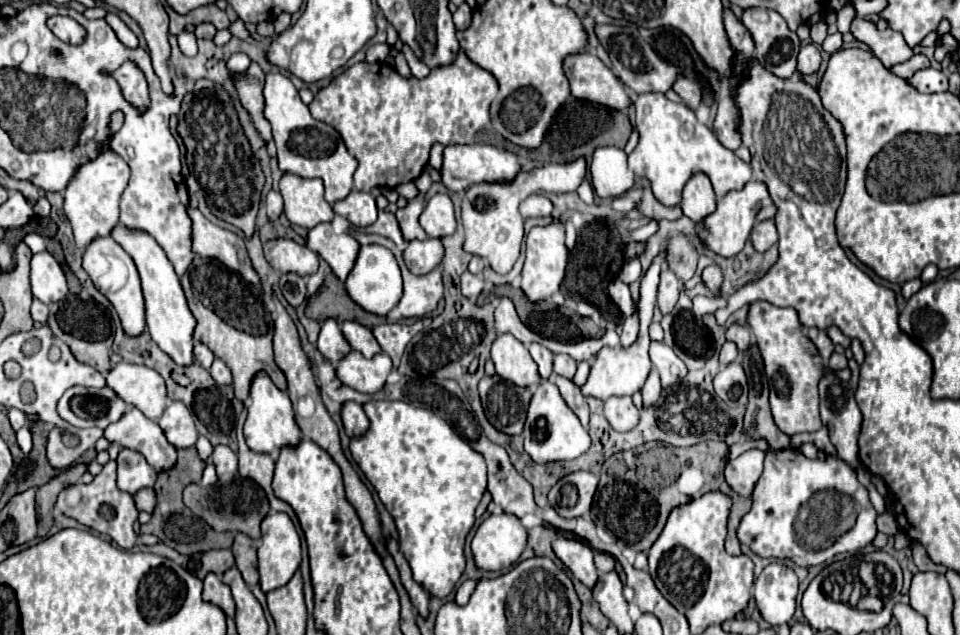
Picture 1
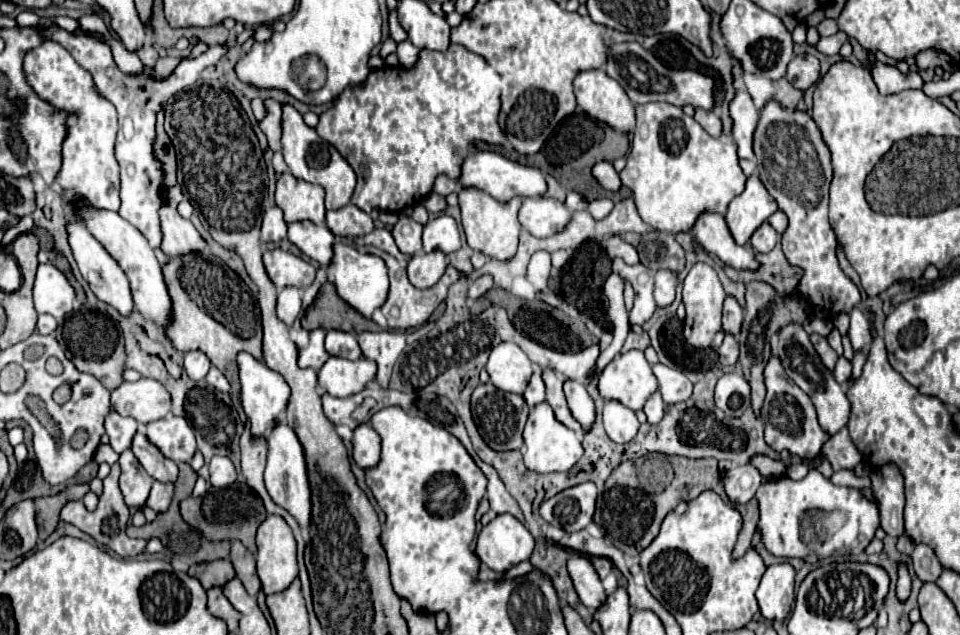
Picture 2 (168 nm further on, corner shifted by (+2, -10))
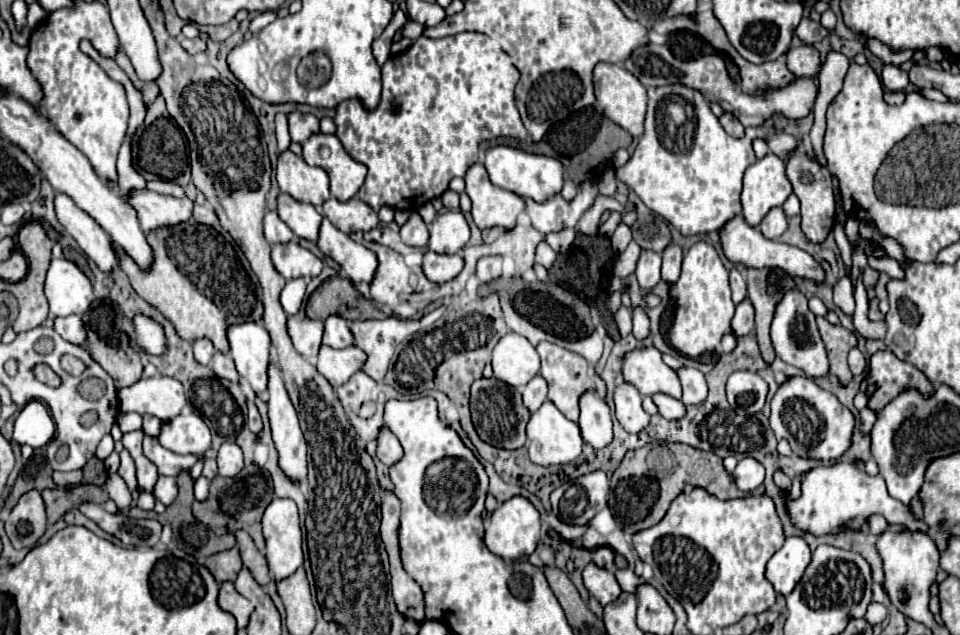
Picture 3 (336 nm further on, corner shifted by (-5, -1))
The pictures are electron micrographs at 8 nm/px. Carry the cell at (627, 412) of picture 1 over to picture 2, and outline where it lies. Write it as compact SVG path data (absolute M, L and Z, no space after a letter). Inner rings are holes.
M608 400L604 404L604 428L610 440L614 440L616 444L630 442L636 436L638 426L640 424L636 420L636 414L630 408L626 408L622 402Z

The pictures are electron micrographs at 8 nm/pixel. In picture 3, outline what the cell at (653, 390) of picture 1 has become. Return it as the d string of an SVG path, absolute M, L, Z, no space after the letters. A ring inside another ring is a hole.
M655 395L653 403L657 405L659 415L663 415L665 419L681 419L685 415L685 405L679 399L667 395Z

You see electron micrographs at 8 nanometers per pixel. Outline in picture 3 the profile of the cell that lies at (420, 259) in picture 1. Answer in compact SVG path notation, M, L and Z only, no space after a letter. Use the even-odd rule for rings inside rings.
M427 251L423 257L423 273L433 283L445 283L457 277L463 269L461 255L439 255L435 251Z

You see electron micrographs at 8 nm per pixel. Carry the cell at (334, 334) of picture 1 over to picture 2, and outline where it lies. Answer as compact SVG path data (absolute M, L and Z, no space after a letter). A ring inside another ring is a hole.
M312 330L310 342L306 348L298 350L298 366L300 368L314 368L320 370L320 366L330 358L330 354L324 350L324 330Z

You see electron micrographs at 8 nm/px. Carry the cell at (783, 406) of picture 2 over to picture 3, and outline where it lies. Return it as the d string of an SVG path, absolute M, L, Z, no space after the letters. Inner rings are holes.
M797 375L783 381L777 393L773 395L769 425L777 439L789 441L795 455L821 461L835 461L847 451L851 443L855 417L847 407L839 403L839 399L833 393L821 389L809 377Z

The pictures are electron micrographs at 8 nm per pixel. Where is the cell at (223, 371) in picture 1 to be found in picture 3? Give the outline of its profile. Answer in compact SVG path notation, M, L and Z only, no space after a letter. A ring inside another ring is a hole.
M215 353L215 357L211 359L211 363L209 363L209 367L215 371L215 375L217 377L221 377L221 379L227 379L227 381L237 381L239 379L239 373L237 373L237 369L235 369L235 363L233 363L233 359L229 357L229 355L225 355L225 353Z

